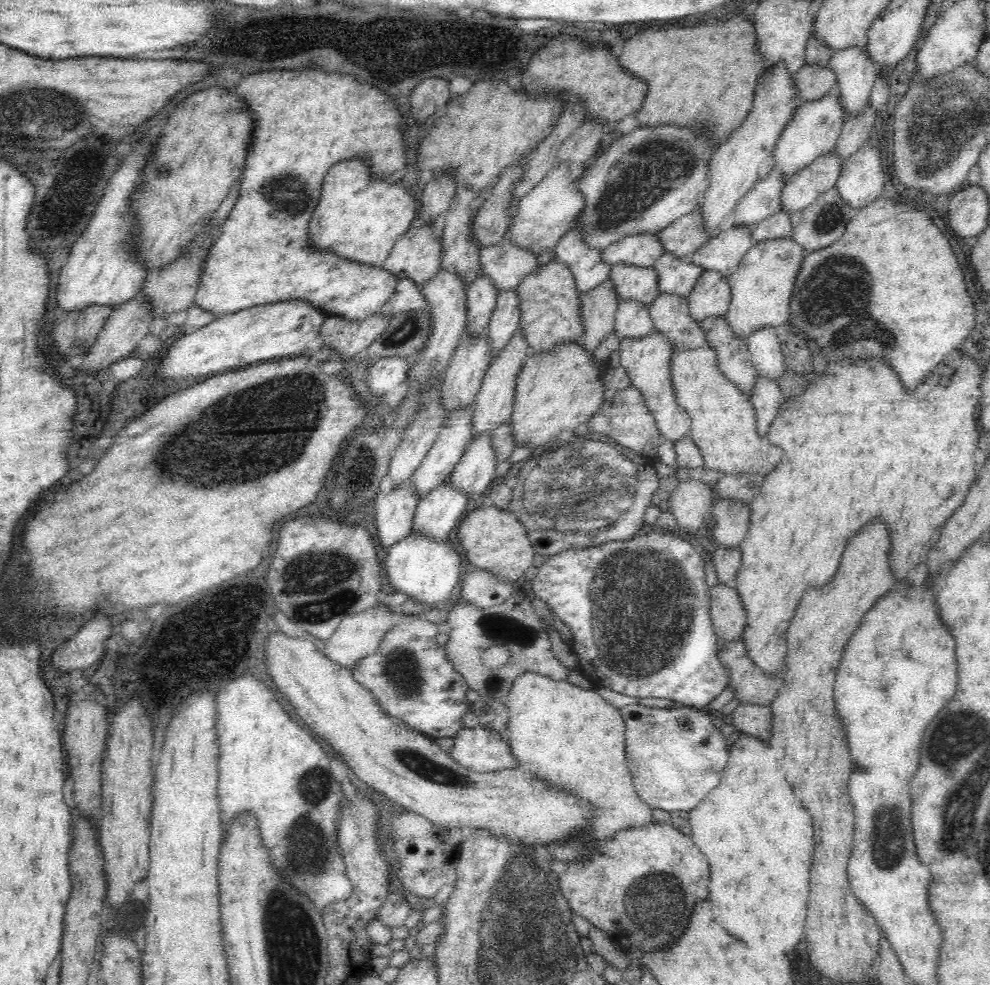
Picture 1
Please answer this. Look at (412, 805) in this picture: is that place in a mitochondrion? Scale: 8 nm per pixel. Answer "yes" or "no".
no

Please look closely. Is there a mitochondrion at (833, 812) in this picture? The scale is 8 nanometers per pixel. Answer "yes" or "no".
no

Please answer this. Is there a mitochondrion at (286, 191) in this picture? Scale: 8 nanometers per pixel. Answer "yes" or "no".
yes

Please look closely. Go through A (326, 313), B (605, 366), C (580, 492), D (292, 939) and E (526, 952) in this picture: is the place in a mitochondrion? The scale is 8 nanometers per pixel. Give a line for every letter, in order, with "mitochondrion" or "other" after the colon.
A: other
B: other
C: mitochondrion
D: mitochondrion
E: mitochondrion

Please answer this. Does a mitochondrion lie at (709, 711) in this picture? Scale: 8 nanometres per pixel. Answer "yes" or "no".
no

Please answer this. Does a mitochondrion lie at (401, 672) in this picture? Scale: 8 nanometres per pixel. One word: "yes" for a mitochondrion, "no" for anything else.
yes

